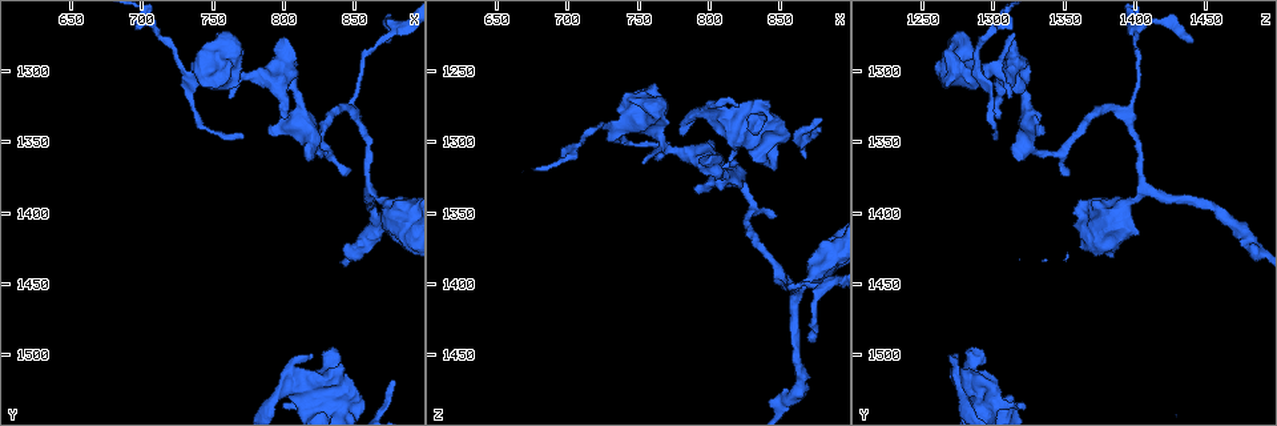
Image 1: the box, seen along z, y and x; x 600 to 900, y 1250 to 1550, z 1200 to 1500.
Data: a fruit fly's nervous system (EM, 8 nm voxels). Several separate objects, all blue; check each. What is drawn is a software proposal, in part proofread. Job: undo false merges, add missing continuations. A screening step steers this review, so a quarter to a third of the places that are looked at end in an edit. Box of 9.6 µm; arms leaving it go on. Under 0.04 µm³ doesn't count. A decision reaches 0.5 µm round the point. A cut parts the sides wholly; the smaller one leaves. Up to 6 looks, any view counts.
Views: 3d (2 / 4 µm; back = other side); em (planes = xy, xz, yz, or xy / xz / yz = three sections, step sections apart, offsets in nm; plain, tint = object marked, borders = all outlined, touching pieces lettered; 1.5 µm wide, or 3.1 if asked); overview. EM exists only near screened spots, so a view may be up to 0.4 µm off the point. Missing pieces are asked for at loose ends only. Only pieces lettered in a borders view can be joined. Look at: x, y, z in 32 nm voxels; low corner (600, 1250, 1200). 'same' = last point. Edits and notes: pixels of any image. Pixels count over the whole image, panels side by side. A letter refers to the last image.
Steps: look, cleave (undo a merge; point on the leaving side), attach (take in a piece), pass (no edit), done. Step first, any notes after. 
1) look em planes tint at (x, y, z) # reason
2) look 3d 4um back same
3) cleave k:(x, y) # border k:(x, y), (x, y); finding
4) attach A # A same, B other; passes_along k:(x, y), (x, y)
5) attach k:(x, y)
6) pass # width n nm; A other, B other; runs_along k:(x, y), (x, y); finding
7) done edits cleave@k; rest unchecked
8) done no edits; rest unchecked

look em xy step 8 tint at (834, 1500, 1294) # an open end

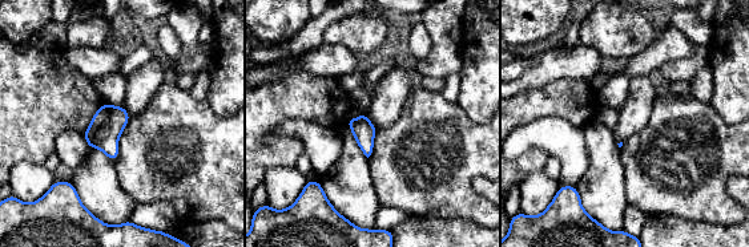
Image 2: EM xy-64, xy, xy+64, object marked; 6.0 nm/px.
look em xz step 4 borders same # cut it another way

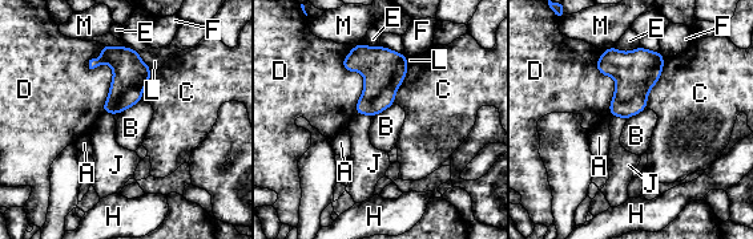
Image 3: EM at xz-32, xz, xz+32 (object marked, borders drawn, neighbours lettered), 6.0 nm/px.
pass # width 180 nm; A other, B other, C other, D other, E other, F other, H other, J other, L other, M other; border 3:(141, 98), (119, 113); no lettered piece goes on from it

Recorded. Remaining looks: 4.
look 3d 4um at (848, 1332, 1392) # three-way junction

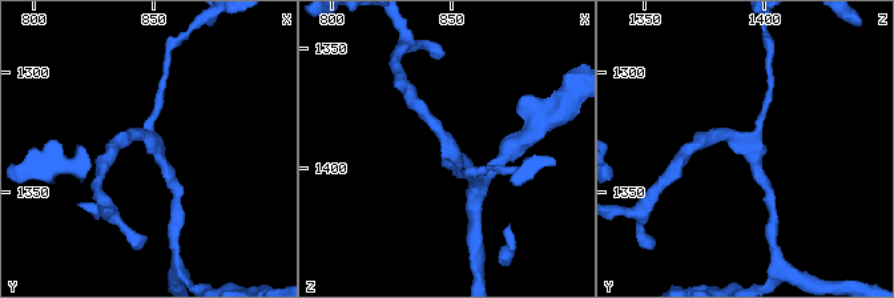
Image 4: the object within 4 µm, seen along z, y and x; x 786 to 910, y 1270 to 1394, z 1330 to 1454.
look em xy step 4 borders at (849, 1330, 1392) # arms 3; now the EM

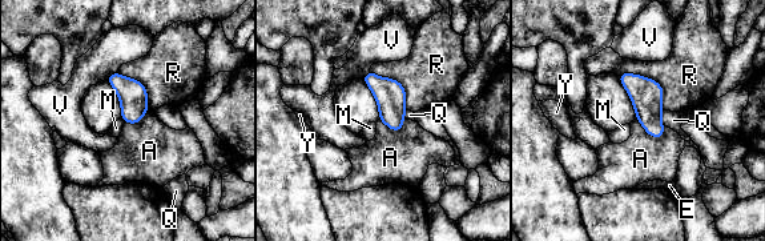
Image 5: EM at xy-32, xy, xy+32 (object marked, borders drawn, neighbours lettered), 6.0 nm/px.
pass # A other, E other, M other, Q other, R other, V other, Y other; border 5:(617, 75), (653, 79), (664, 109); all the same cell

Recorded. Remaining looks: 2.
look em yz step 4 tint at (884, 1272, 1400) # sudden change in width

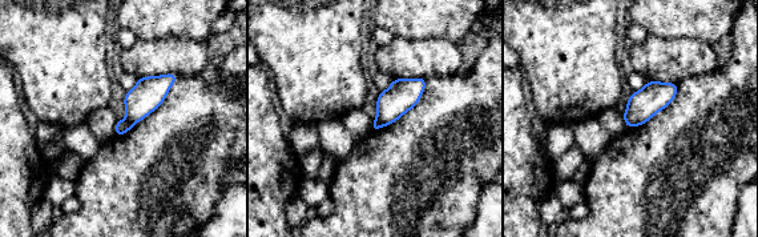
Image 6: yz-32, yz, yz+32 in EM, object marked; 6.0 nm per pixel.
look em planes borders same

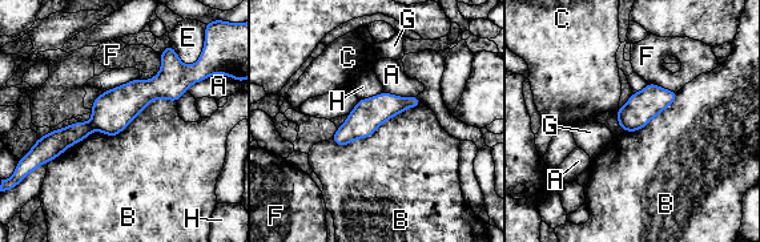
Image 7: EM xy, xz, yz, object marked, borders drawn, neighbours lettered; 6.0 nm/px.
cleave 7:(112, 111) # A other, B other, C other, E other, F other, G other, H other; part_leaving 7:(189, 79), (144, 91), (93, 122); a second cell is stuck on

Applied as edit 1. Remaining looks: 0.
done edits cleave@7; rest unchecked

